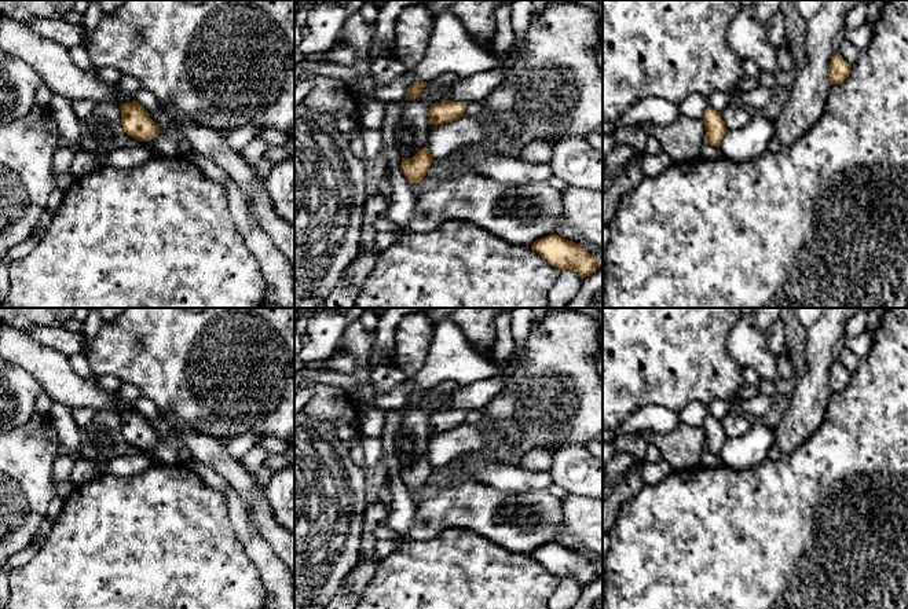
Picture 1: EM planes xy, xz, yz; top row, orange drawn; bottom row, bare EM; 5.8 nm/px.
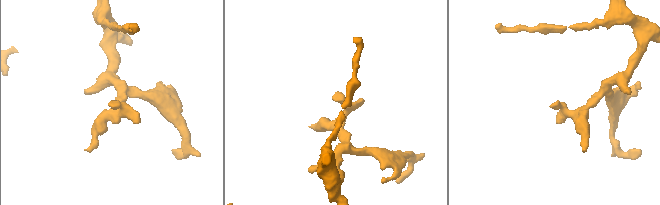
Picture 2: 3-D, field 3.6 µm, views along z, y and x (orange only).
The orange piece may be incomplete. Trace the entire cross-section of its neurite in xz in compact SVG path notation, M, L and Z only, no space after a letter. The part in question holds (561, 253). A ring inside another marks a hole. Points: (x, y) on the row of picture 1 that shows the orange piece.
M556 234L535 241L531 249L560 271L572 269L582 279L601 267L585 247Z

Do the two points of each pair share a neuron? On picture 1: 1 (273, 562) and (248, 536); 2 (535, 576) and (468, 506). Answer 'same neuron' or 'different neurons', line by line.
1: same neuron
2: different neurons

